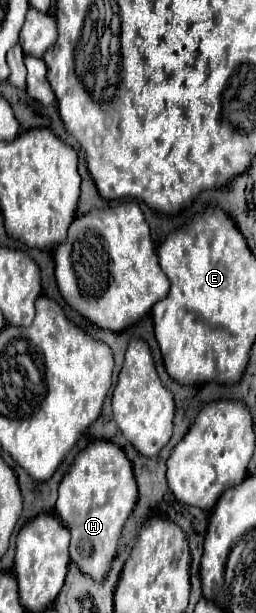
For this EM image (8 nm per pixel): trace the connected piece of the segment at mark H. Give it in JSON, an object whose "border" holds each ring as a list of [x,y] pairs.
{"border":[[[94,440],[90,442],[70,466],[68,474],[60,482],[58,500],[56,500],[56,516],[70,530],[70,558],[78,564],[78,568],[102,582],[116,554],[116,544],[122,534],[122,526],[130,516],[138,498],[136,480],[132,472],[132,464],[122,448],[118,448],[110,440]]]}

